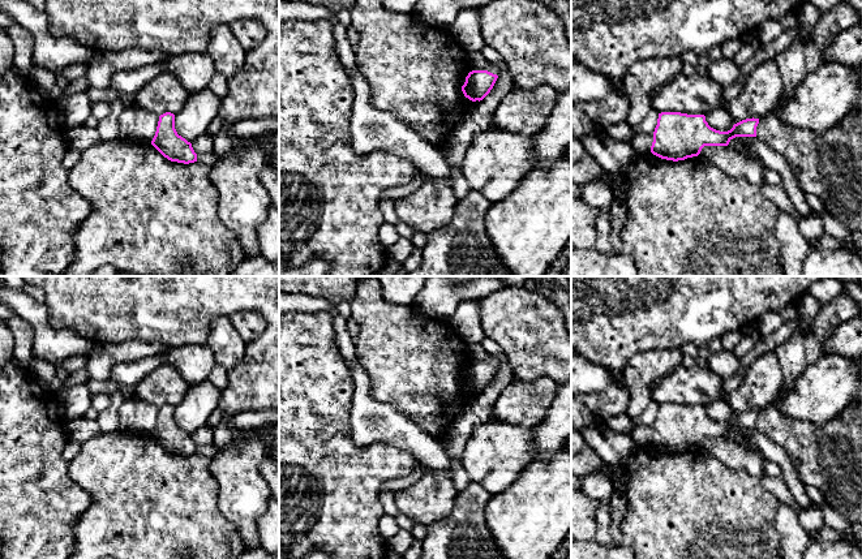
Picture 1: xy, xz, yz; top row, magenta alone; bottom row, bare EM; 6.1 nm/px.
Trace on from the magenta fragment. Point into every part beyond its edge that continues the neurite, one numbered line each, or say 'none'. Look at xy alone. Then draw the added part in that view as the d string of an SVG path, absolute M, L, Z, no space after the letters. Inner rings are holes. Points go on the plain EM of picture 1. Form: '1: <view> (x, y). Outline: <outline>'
none

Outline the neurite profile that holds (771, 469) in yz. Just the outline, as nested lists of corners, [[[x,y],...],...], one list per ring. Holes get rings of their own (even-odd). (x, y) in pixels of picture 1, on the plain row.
[[[768,459],[763,460],[762,466],[763,466],[764,474],[771,478],[779,477],[782,473],[781,468],[776,463]]]

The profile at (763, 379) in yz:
[[[776,351],[759,356],[749,367],[738,388],[725,399],[734,416],[762,410],[772,404],[782,386],[782,369]]]

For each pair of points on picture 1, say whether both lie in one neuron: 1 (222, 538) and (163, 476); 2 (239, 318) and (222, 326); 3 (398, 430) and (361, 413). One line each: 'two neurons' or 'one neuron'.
1: one neuron
2: two neurons
3: one neuron

